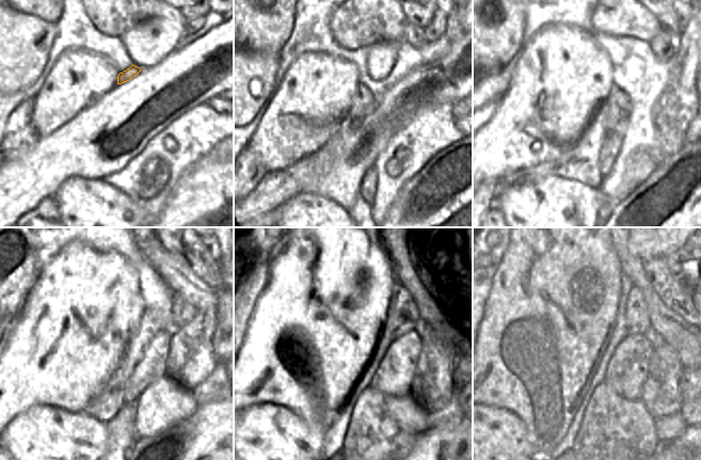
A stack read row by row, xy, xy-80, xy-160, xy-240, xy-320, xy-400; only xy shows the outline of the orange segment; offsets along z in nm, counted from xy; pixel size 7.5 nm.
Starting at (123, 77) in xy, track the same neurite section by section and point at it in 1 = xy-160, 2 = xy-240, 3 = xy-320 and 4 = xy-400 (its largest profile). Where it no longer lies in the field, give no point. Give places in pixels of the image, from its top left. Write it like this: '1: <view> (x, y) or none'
1: xy-160 (611, 146)
2: xy-240 (153, 365)
3: xy-320 (393, 377)
4: xy-400 (627, 370)

